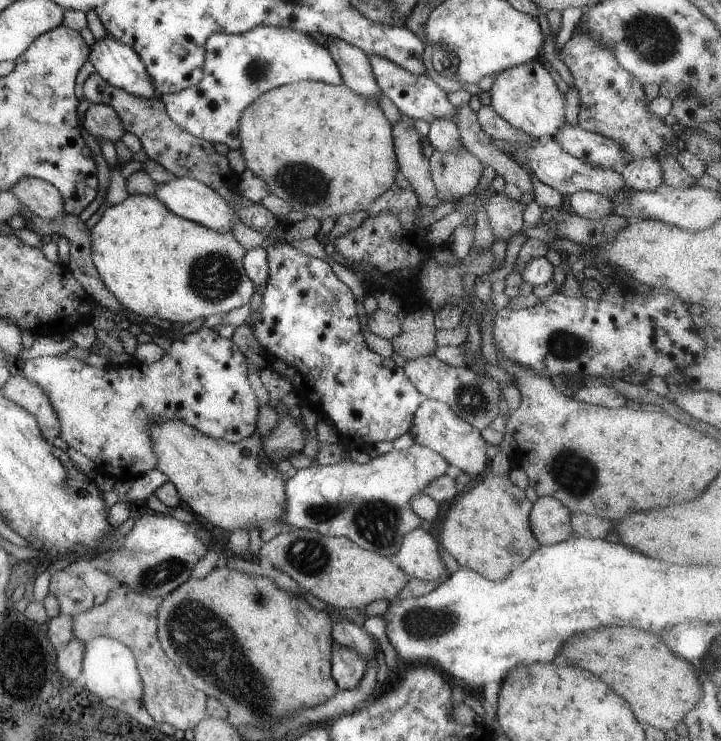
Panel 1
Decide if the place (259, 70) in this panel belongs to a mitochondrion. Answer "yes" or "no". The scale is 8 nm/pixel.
yes

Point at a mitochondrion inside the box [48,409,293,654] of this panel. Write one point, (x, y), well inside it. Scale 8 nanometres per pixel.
(159, 576)

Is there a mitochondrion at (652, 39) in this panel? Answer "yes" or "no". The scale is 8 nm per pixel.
yes

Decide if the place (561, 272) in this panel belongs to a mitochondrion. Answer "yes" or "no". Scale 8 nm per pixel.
no

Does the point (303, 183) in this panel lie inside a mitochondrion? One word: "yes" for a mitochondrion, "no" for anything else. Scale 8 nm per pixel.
yes

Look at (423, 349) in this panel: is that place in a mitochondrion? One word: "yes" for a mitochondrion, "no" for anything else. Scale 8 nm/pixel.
no

